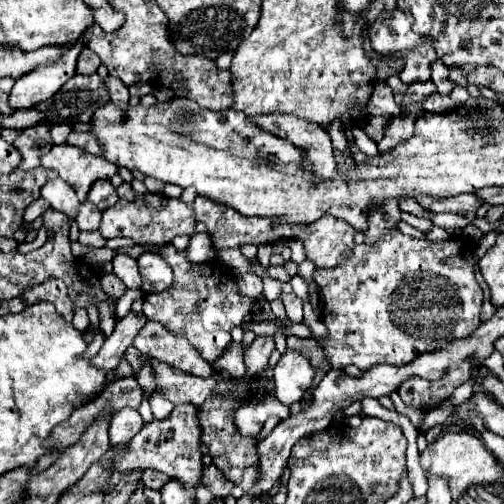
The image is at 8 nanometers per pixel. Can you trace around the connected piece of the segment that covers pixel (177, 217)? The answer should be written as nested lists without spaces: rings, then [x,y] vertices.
[[[141,194],[133,202],[119,200],[115,206],[107,208],[101,218],[99,234],[103,238],[117,238],[127,236],[133,238],[137,244],[155,244],[165,246],[179,234],[191,234],[195,228],[195,214],[191,204],[183,204],[181,200],[167,198],[163,194]]]

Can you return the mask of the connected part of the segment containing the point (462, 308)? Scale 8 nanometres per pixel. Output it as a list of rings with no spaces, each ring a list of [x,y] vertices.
[[[391,232],[379,244],[357,244],[351,260],[339,268],[317,268],[313,278],[323,292],[321,320],[327,326],[327,340],[321,342],[333,368],[355,364],[361,372],[373,364],[407,364],[419,354],[447,348],[447,342],[471,336],[481,324],[483,290],[475,280],[471,248],[461,238],[429,242]]]

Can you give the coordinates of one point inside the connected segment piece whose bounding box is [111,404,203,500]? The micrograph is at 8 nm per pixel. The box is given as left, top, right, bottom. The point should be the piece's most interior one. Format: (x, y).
(172, 445)

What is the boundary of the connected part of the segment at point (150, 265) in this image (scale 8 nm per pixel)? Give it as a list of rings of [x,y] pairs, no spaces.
[[[145,252],[137,258],[137,264],[143,276],[143,286],[141,286],[143,292],[145,292],[145,274],[147,274],[147,294],[169,290],[169,286],[173,284],[173,272],[171,272],[171,266],[159,254]]]

